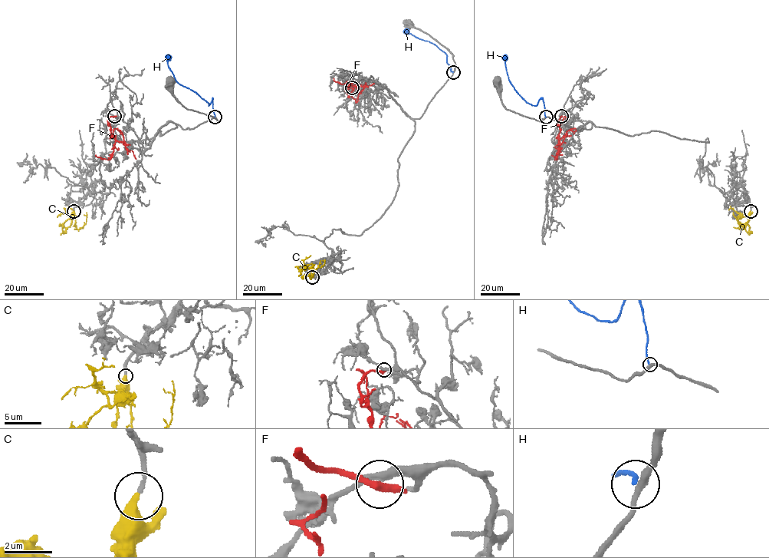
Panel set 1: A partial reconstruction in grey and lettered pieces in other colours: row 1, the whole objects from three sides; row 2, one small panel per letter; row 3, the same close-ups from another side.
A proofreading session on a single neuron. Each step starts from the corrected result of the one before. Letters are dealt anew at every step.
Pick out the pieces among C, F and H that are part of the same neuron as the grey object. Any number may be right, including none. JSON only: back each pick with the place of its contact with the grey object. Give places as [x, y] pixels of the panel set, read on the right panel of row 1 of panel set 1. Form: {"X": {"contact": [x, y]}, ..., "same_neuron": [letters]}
{"C": {"contact": [750, 211]}, "same_neuron": ["C"]}

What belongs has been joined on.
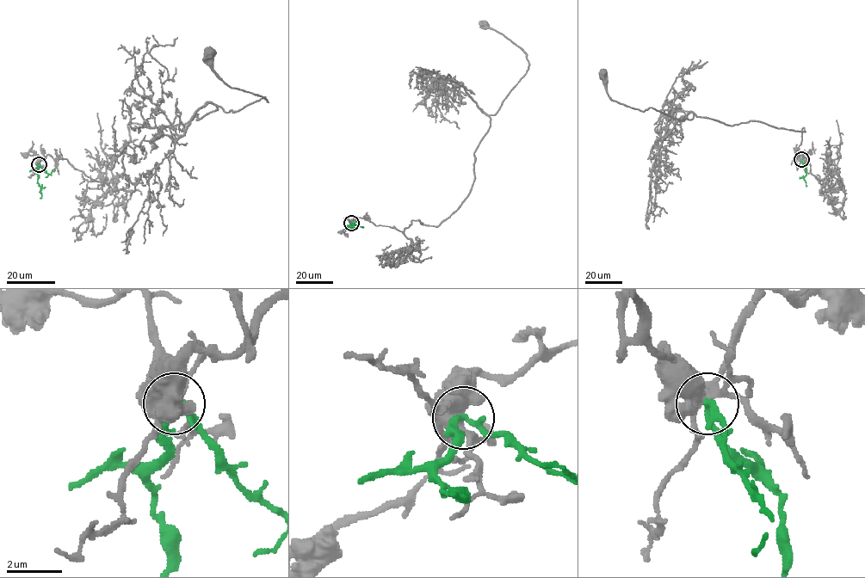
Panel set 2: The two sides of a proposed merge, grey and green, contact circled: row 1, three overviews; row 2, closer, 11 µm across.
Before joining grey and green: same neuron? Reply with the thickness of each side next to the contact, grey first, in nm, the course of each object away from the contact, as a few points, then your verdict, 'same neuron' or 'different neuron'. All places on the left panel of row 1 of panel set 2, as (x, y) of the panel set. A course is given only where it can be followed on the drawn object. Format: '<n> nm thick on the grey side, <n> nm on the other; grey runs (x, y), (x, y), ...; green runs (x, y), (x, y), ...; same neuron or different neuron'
280 nm thick on the grey side, 170 nm on the other; grey runs (39, 163), (65, 158), (99, 181), (129, 124), (267, 101), (228, 86), (210, 52); green runs (39, 163), (36, 170), (40, 198); same neuron

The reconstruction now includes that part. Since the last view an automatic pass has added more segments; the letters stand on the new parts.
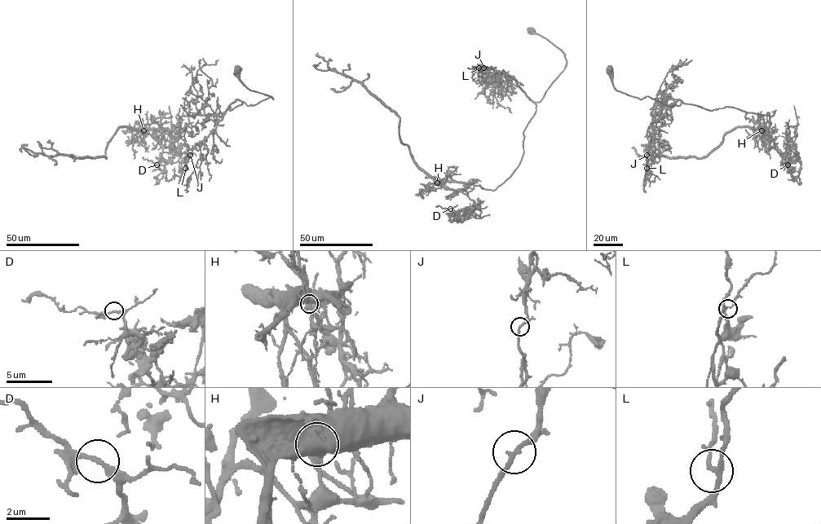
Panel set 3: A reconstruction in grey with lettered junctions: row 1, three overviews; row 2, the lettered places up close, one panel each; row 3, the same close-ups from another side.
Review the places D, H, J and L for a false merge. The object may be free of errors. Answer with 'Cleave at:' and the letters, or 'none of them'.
Cleave at: H

